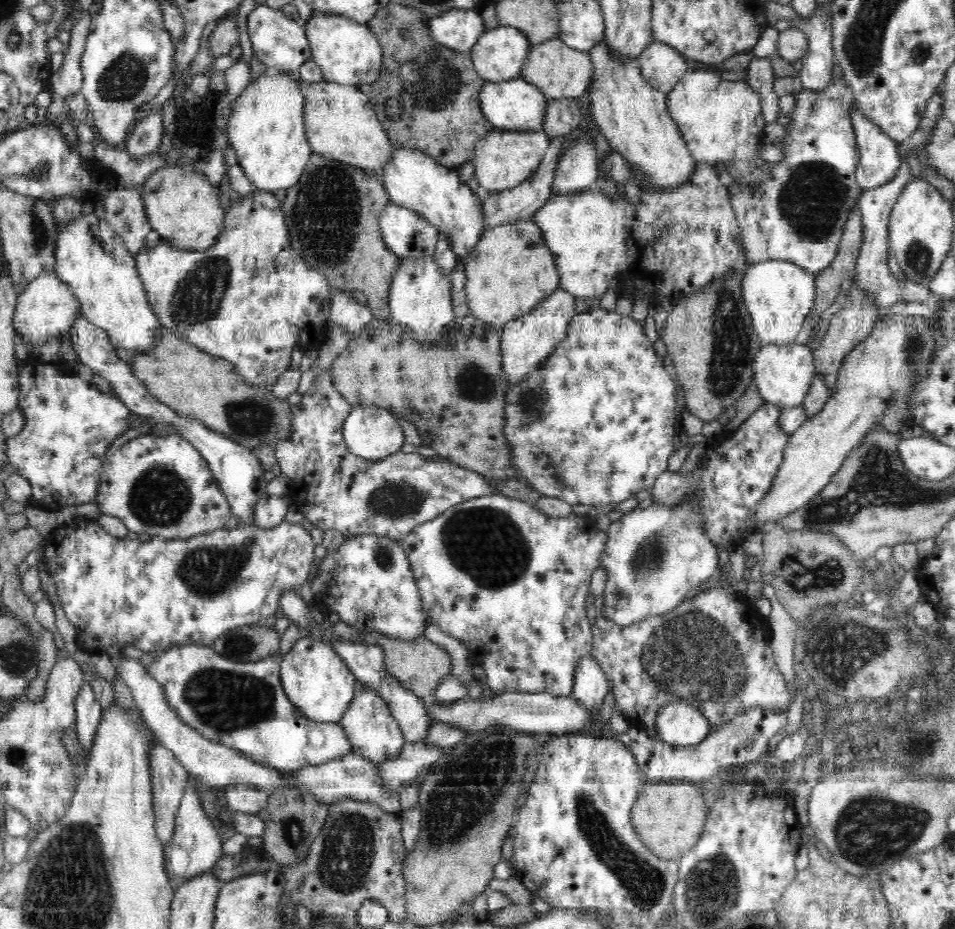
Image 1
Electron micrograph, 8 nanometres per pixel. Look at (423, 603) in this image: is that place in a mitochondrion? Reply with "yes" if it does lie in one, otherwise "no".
no

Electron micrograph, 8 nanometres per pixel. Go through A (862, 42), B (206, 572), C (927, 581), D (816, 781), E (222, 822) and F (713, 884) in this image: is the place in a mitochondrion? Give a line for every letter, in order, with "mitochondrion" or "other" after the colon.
A: mitochondrion
B: mitochondrion
C: other
D: other
E: other
F: mitochondrion

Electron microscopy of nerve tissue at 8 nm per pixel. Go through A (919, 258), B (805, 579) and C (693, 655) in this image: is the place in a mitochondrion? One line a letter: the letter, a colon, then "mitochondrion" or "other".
A: mitochondrion
B: mitochondrion
C: mitochondrion

